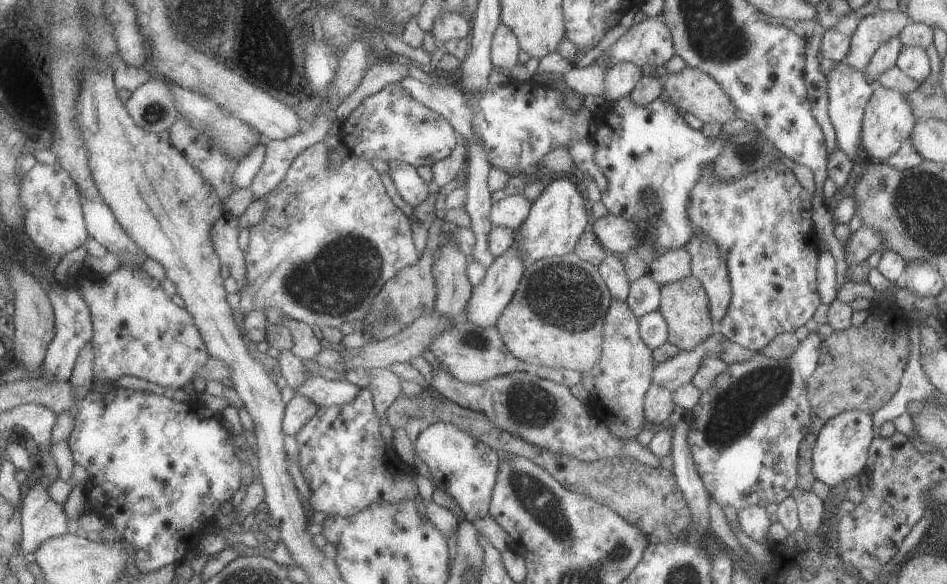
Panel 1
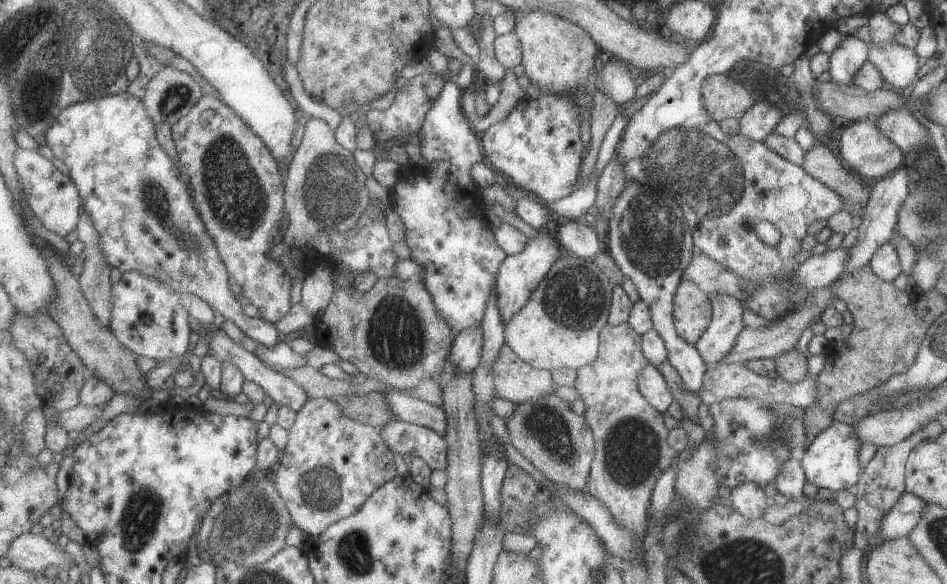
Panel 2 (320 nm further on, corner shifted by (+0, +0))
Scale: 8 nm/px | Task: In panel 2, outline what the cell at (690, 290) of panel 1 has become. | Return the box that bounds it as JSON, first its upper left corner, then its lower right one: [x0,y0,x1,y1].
[673,278,712,345]

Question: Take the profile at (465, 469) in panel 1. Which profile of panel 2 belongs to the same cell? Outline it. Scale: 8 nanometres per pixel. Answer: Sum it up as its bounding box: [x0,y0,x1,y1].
[377,418,447,470]

